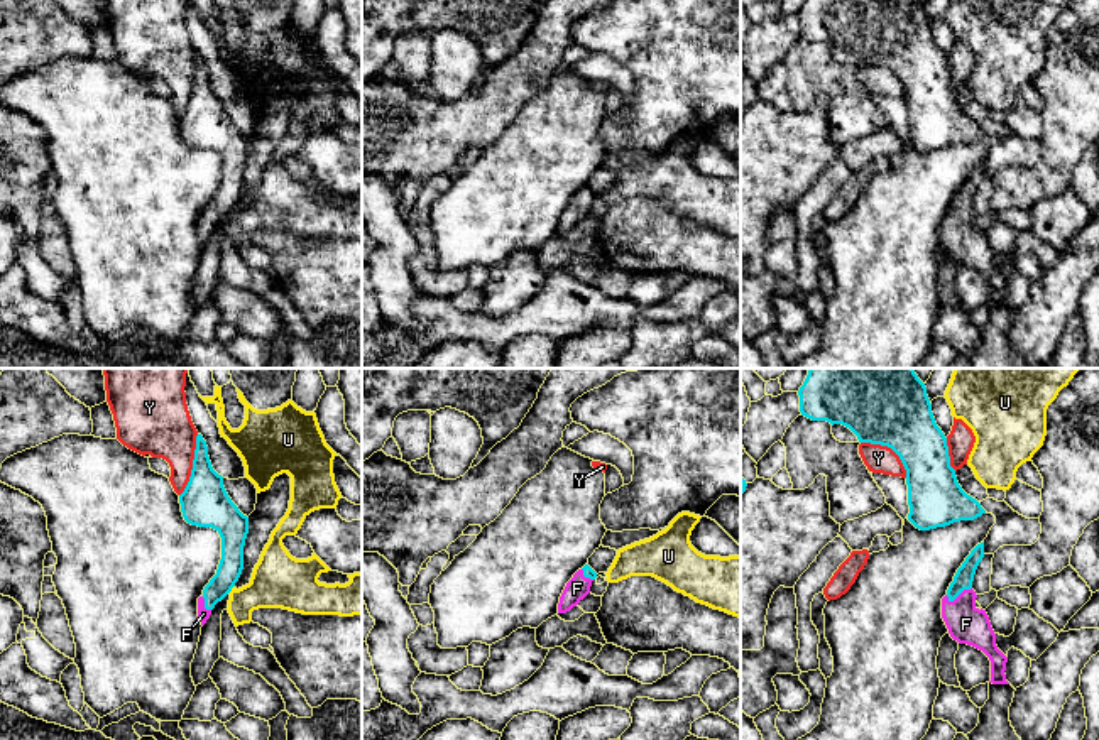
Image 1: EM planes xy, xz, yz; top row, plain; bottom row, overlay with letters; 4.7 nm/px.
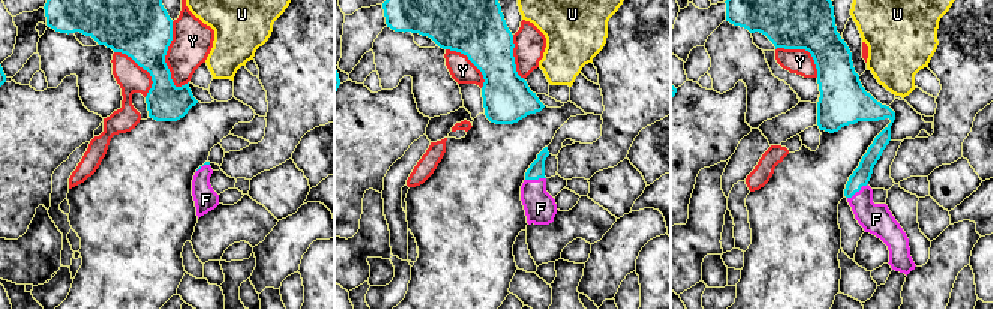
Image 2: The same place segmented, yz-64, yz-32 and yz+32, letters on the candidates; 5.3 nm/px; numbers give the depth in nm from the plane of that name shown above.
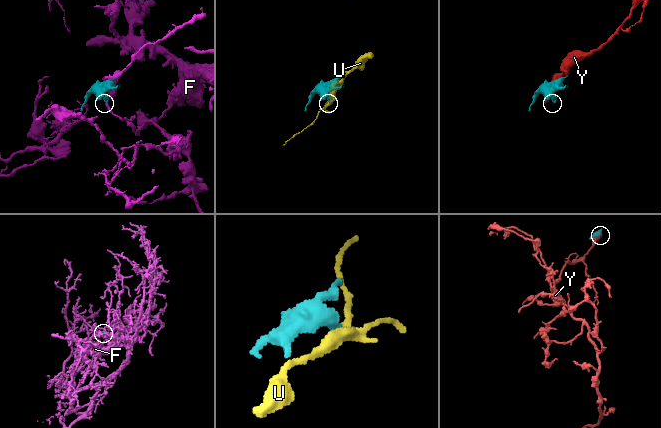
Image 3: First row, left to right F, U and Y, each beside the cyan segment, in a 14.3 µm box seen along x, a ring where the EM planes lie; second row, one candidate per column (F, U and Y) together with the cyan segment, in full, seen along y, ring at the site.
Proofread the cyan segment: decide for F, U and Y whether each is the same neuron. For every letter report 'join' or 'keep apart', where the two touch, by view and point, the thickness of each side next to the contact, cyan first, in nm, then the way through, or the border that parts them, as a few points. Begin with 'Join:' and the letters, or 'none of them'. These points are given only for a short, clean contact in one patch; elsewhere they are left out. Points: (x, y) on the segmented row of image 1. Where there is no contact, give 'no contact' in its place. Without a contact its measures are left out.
Join: F
F: join | yz (959, 593) | 90/180 nm | across yz (964, 576), (959, 593), (959, 614), (966, 624)
U: keep apart | xy (232, 587) | 120/260 nm
Y: keep apart | xy (193, 465) | 220/300 nm

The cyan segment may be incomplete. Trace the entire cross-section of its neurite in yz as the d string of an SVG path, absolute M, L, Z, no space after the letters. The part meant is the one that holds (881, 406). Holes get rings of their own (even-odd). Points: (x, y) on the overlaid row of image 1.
M810 368L798 395L801 416L842 424L859 443L888 446L899 456L906 470L908 520L916 529L930 531L986 514L959 485L947 438L935 422L927 387L913 368Z

